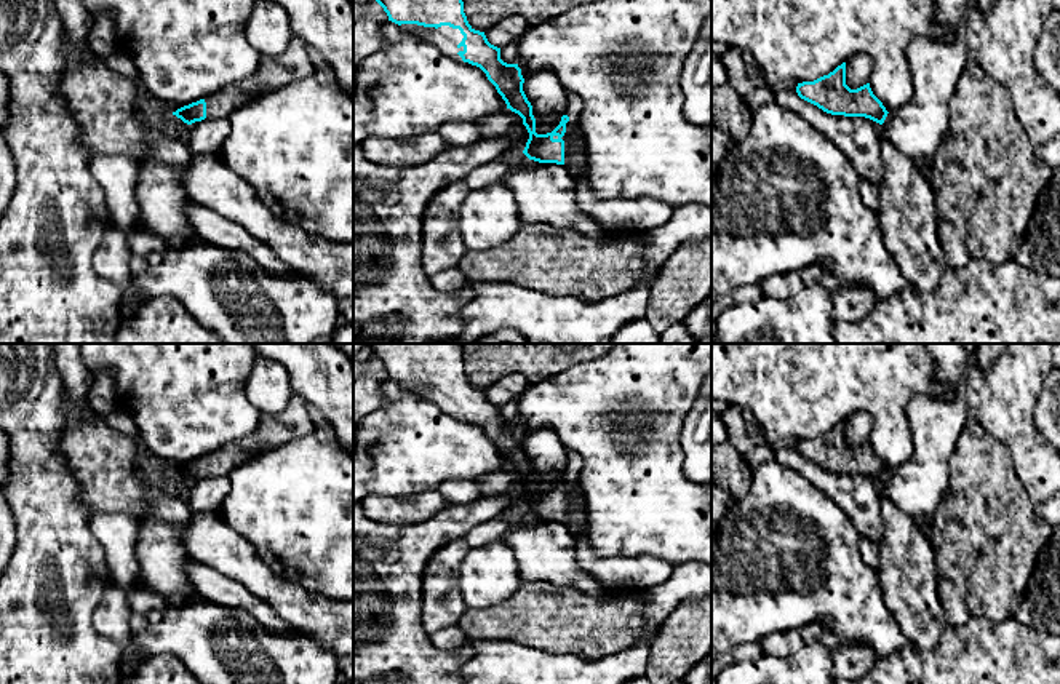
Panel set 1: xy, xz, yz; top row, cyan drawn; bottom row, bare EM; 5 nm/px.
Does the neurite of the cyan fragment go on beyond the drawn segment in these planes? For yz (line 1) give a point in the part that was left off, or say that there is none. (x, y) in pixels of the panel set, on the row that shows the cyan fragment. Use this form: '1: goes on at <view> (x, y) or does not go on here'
1: does not go on here

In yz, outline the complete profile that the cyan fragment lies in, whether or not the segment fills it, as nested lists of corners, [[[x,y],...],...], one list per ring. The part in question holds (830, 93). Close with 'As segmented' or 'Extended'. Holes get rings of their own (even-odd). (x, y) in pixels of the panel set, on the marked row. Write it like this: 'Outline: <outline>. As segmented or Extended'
Outline: [[[846,62],[814,82],[798,83],[796,93],[831,115],[865,117],[883,125],[889,113],[873,94],[870,83],[857,89],[846,85]]]. As segmented

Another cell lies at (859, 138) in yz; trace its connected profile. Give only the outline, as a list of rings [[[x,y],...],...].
[[[795,91],[774,93],[775,104],[806,120],[812,128],[827,136],[851,161],[862,179],[881,185],[884,168],[881,160],[879,123],[865,117],[831,115],[801,99]]]

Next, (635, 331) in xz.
[[[646,318],[630,320],[624,323],[612,336],[611,344],[659,344],[660,334],[649,324]]]

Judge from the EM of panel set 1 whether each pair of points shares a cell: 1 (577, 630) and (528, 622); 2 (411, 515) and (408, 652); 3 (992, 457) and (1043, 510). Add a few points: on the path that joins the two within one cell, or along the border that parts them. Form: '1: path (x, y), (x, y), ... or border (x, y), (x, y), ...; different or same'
1: path (565, 622), (541, 622); same
2: border (445, 507), (434, 516), (411, 524), (374, 523); different
3: border (1033, 505), (1033, 512), (1043, 521); different

